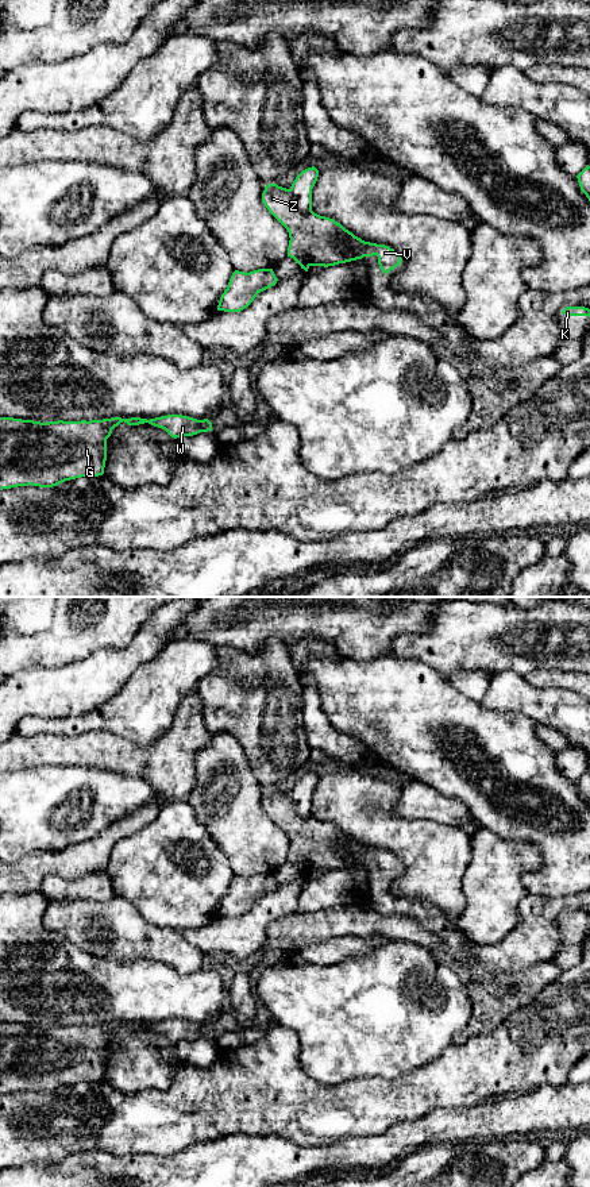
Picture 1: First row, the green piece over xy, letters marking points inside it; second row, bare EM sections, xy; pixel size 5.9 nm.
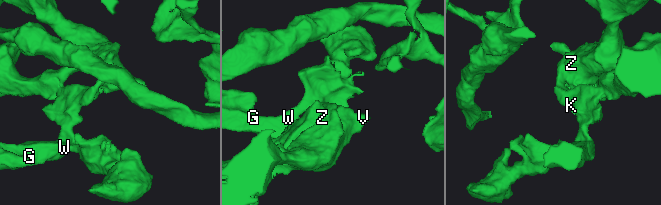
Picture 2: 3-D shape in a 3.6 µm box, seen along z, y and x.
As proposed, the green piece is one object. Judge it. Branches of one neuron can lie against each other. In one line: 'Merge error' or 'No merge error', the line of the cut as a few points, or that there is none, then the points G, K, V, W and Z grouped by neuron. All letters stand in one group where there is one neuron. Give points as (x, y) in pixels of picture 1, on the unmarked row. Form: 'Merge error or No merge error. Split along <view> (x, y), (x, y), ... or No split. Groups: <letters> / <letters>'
No merge error. No split. Groups: G K V W Z

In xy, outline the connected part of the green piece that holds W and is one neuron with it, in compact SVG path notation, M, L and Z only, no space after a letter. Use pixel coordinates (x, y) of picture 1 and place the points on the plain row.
M167 1020L150 1025L111 1022L90 1026L58 1025L49 1028L0 1022L0 1095L28 1090L53 1092L81 1082L103 1080L107 1065L107 1044L112 1034L123 1026L128 1030L149 1028L165 1034L174 1044L212 1036L212 1028L208 1024L197 1025L182 1020Z

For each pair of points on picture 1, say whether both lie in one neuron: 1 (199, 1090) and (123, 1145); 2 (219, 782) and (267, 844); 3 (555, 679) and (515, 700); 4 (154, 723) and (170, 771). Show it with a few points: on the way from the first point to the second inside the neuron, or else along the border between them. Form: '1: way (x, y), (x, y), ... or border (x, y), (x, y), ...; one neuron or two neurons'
1: way (180, 1109), (166, 1122), (146, 1122), (142, 1126); one neuron
2: way (227, 797), (230, 806), (253, 829); one neuron
3: border (523, 677), (536, 686), (565, 688), (573, 692); two neurons
4: border (177, 710), (173, 723), (151, 743), (128, 742); two neurons

